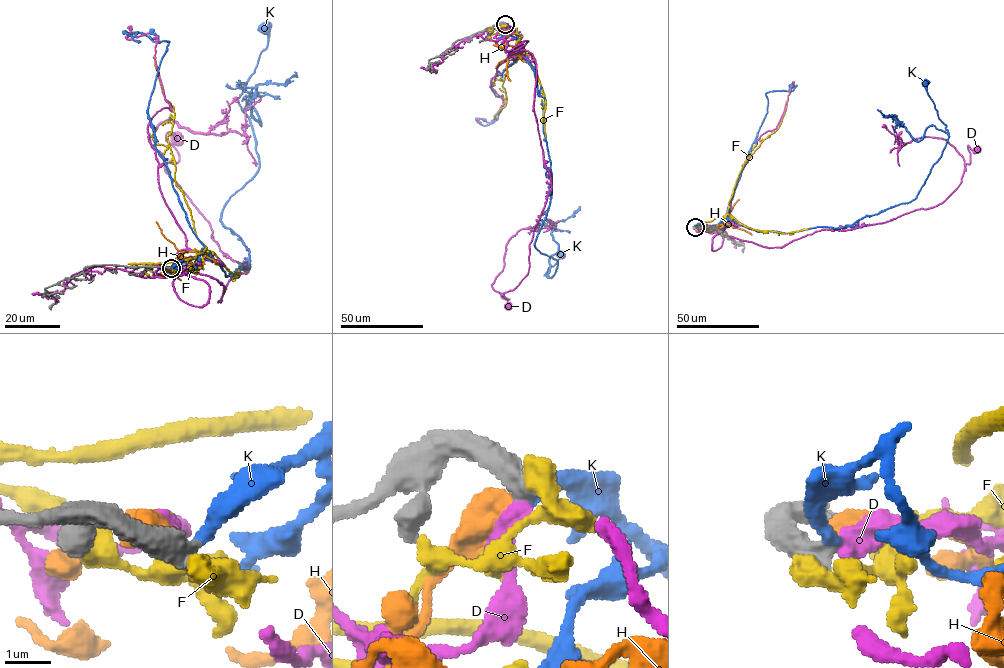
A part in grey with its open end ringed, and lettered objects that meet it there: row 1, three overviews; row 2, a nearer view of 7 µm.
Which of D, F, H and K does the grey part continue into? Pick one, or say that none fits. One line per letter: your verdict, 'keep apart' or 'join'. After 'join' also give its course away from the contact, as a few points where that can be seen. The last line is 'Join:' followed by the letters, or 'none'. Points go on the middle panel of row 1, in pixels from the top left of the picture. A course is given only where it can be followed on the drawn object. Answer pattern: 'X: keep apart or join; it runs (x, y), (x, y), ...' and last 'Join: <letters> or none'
D: keep apart
F: keep apart
H: keep apart
K: join; it runs (504, 24), (520, 42), (544, 99), (552, 195), (534, 246), (557, 266), (551, 277), (544, 275), (561, 253)
Join: K

